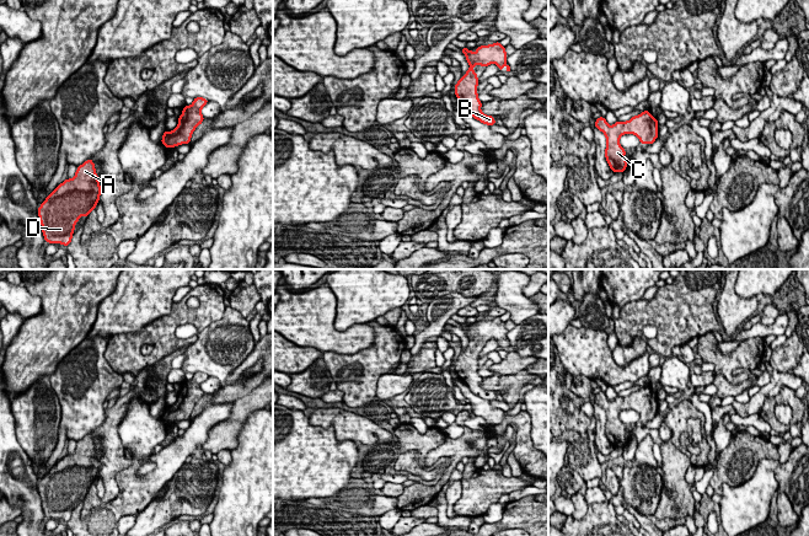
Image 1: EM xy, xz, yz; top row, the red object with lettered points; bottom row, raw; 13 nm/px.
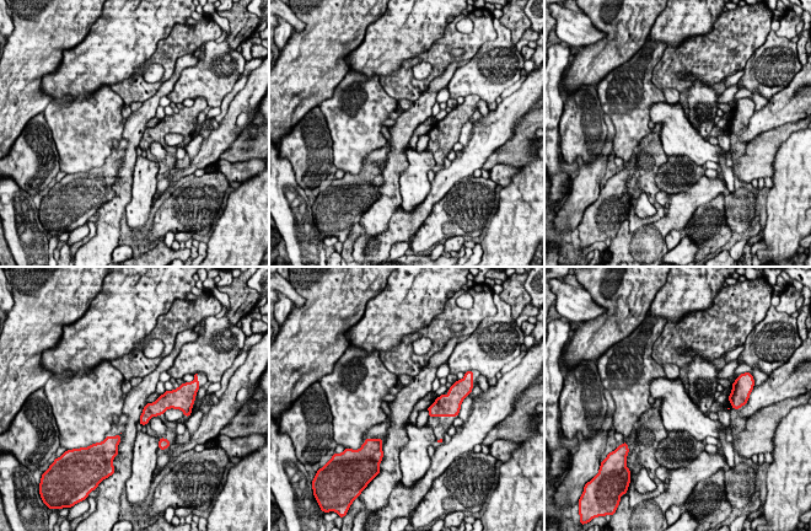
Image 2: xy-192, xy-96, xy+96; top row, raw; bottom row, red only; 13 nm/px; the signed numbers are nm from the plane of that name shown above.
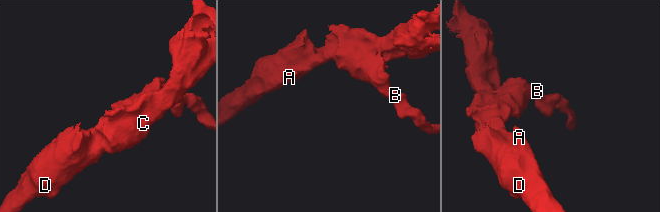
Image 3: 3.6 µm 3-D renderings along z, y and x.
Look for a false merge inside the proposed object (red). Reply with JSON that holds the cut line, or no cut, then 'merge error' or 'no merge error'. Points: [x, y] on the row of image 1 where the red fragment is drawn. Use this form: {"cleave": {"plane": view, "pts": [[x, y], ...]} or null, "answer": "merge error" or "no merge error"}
{"cleave": null, "answer": "no merge error"}

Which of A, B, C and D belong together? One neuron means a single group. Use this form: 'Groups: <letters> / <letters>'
Groups: A B C D

